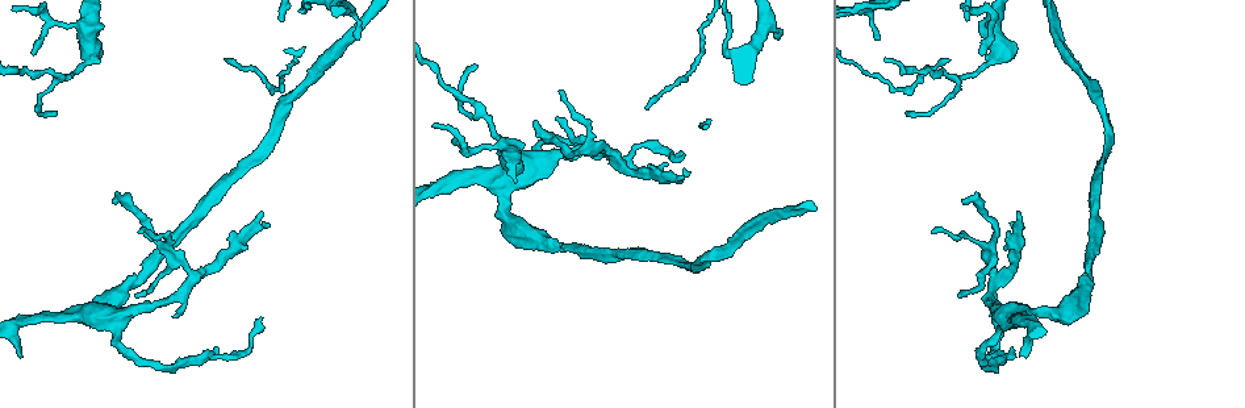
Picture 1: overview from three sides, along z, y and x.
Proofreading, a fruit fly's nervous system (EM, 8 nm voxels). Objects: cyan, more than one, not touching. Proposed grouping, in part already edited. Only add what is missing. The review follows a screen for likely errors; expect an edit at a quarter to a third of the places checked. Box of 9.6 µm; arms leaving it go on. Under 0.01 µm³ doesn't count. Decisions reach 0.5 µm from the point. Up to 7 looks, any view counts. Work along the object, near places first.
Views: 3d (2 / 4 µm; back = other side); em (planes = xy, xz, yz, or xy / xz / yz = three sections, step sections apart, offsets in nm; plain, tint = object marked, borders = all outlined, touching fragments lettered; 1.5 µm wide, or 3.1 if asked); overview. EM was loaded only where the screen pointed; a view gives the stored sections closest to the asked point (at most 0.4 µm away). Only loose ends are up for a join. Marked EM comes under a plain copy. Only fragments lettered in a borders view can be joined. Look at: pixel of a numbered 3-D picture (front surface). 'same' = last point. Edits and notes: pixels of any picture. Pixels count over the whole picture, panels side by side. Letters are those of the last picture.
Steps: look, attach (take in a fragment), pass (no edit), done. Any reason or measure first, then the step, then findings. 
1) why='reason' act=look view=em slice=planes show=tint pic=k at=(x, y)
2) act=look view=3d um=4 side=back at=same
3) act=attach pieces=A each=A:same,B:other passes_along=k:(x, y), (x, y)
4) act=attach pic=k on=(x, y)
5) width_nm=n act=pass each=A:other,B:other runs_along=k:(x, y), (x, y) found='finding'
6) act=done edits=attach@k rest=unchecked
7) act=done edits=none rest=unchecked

why='an open end' act=look view=em slice=xz step=8 show=borders pic=1 at=(1013, 223)

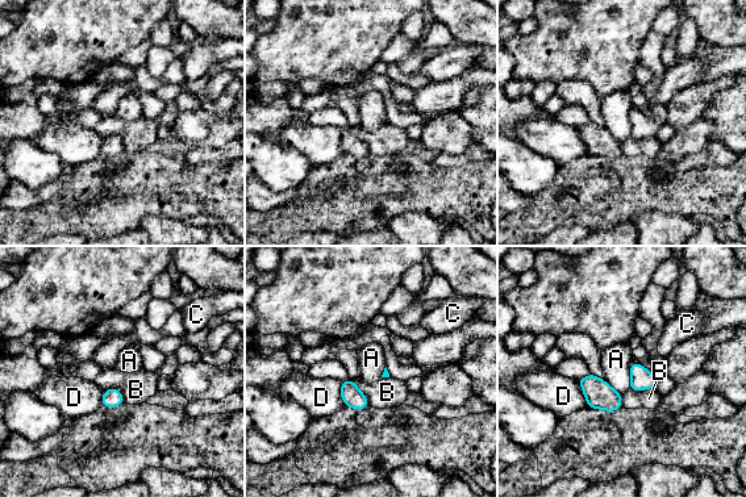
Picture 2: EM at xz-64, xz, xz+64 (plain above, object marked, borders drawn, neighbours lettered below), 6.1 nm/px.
act=look view=em slice=planes show=borders at=same

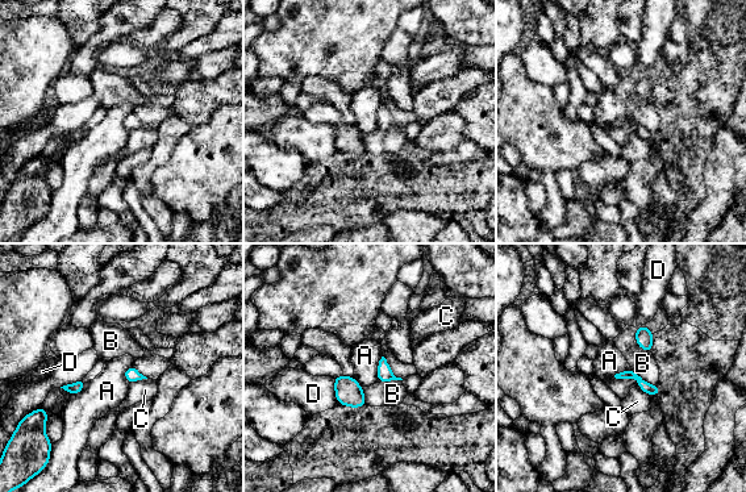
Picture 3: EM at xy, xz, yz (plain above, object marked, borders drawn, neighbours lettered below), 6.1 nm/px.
act=pass each=A:other,B:other,C:other,D:other border=3:(613, 375), (632, 378), (638, 386) found='none of them fits'

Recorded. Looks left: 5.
why='free end' act=look view=3d um=2 pic=1 at=(595, 160)

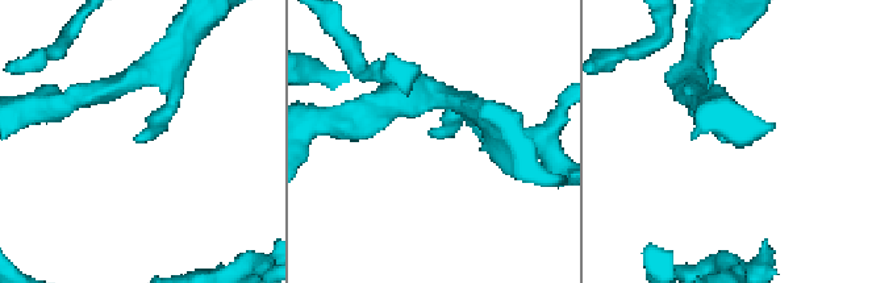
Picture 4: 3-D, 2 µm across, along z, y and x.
why='shape alone is not enough' act=look view=em slice=planes show=borders pic=4 at=(720, 137)

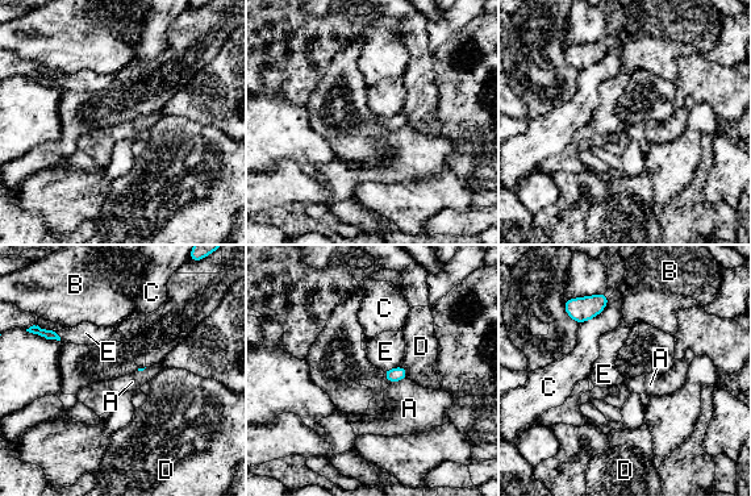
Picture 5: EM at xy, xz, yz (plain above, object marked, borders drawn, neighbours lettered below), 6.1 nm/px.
act=pass each=A:other,B:other,C:other,D:other,E:other border=5:(400, 365), (407, 370), (408, 376) found='none of them fits'

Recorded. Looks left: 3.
why='an open end' act=look view=3d um=4 pic=1 at=(476, 65)

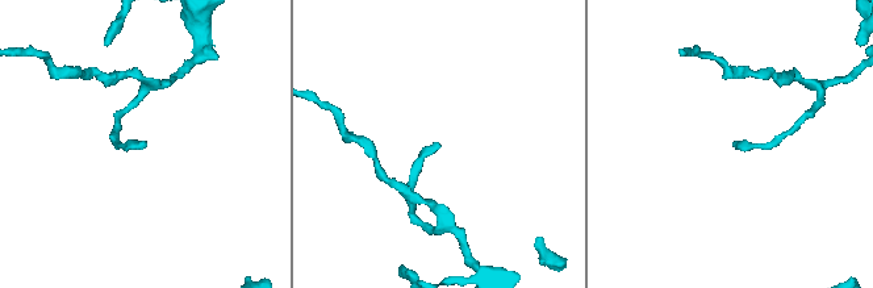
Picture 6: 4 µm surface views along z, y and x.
act=look view=em slice=planes show=borders pic=6 at=(736, 144)

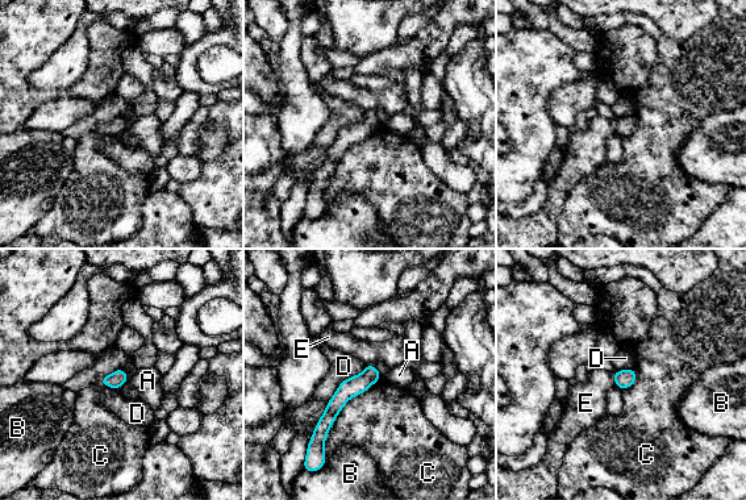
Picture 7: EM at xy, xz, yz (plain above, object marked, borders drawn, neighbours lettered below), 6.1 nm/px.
longest_contact=C:600nm act=pass each=A:other,B:other,C:other,D:other,E:other border=7:(123, 367), (104, 375), (98, 383) found='no lettered fragment goes on from it'

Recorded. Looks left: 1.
act=done edits=none rest=unchecked

